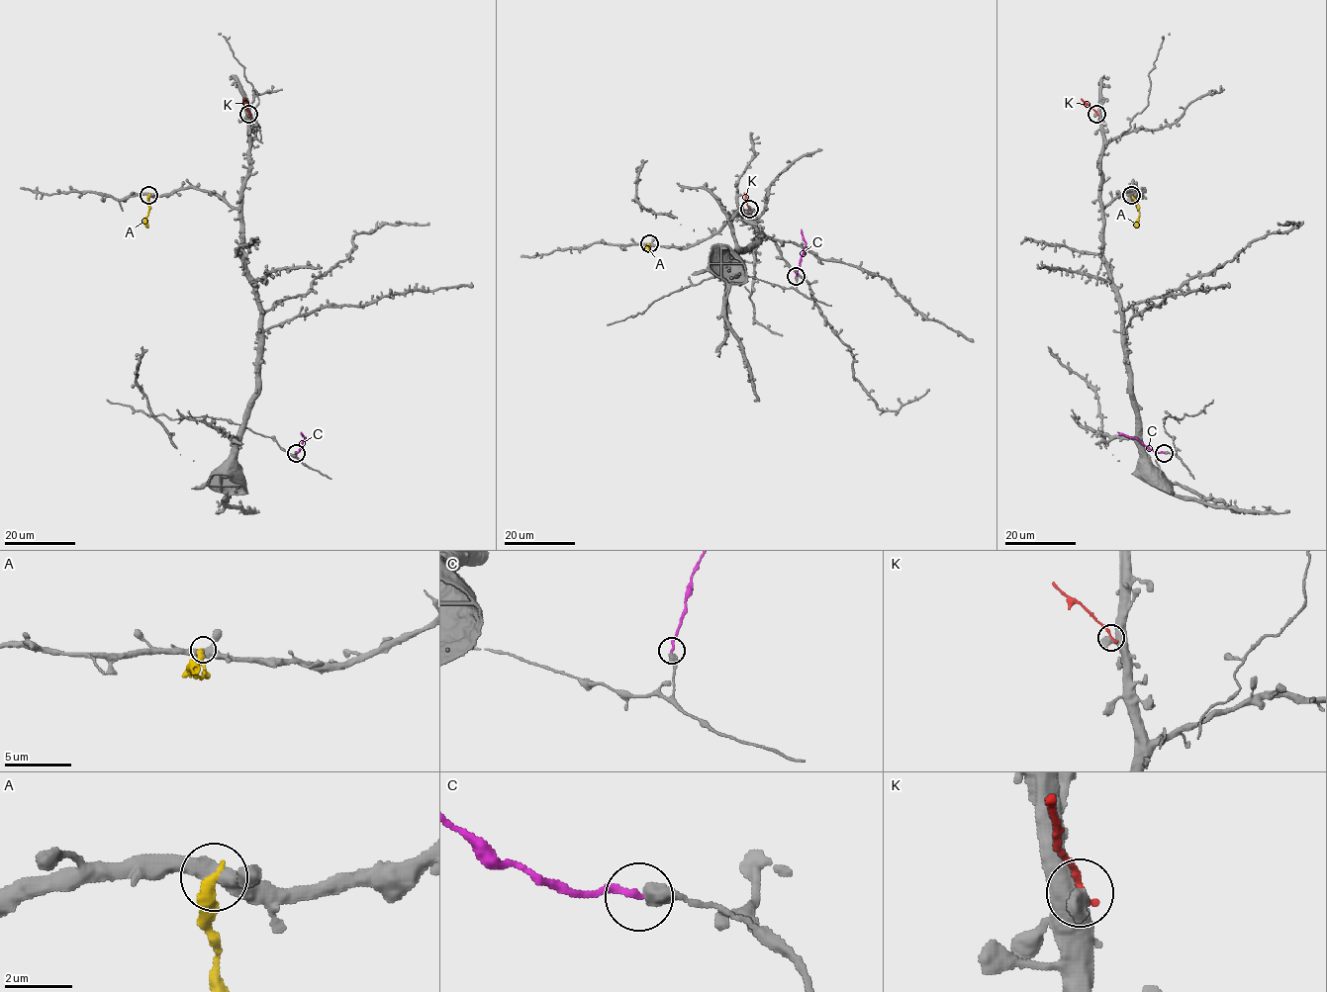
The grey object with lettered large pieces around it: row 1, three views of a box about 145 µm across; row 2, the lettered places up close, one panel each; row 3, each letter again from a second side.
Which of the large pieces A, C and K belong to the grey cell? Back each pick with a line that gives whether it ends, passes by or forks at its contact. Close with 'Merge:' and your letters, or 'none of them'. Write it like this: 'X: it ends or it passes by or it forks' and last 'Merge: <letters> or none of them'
Merge: none of them

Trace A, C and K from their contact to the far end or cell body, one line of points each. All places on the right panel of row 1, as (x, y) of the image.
A: (1132, 195), (1139, 212), (1138, 227)
C: (1165, 452), (1149, 450), (1135, 438), (1117, 432)
K: (1096, 113), (1081, 99)

